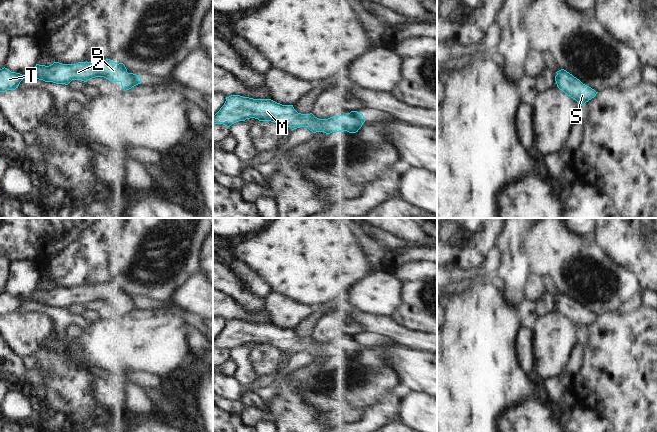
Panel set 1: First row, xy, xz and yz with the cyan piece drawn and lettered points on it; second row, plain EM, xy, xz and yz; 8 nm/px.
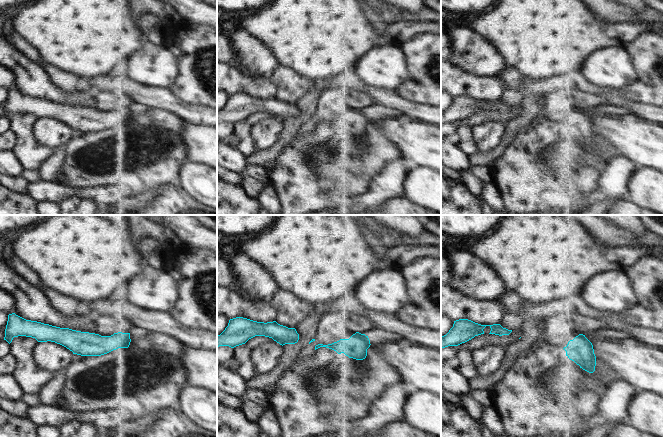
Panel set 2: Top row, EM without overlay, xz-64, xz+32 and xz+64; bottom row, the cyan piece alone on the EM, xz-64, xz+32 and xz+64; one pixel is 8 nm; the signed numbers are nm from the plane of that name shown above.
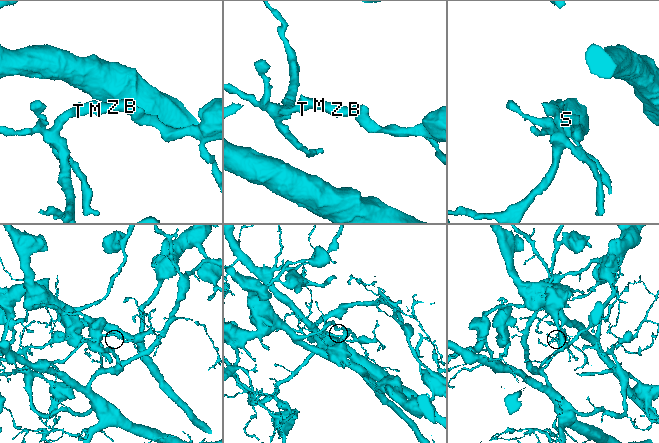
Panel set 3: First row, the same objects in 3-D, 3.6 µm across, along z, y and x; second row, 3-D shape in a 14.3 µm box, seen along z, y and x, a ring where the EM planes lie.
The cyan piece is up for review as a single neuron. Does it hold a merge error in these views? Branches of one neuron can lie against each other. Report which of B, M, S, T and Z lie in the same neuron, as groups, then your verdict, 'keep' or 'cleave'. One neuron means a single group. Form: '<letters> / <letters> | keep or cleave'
B M S T Z | keep

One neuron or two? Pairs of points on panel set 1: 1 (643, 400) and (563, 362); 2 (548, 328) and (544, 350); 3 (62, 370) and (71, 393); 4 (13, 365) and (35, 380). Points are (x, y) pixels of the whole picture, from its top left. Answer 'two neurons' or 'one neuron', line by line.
1: two neurons
2: one neuron
3: one neuron
4: one neuron

